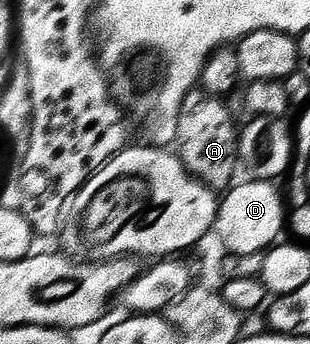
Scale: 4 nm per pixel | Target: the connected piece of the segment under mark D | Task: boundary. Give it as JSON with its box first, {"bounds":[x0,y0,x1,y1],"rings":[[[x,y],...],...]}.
{"bounds":[214,181,285,255],"rings":[[[271,181],[250,182],[236,182],[222,196],[219,218],[215,221],[214,230],[217,235],[219,231],[220,241],[232,255],[257,255],[266,252],[280,238],[278,235],[285,231],[285,199],[284,196],[283,199],[279,196],[279,191],[275,188],[278,186]]]}

